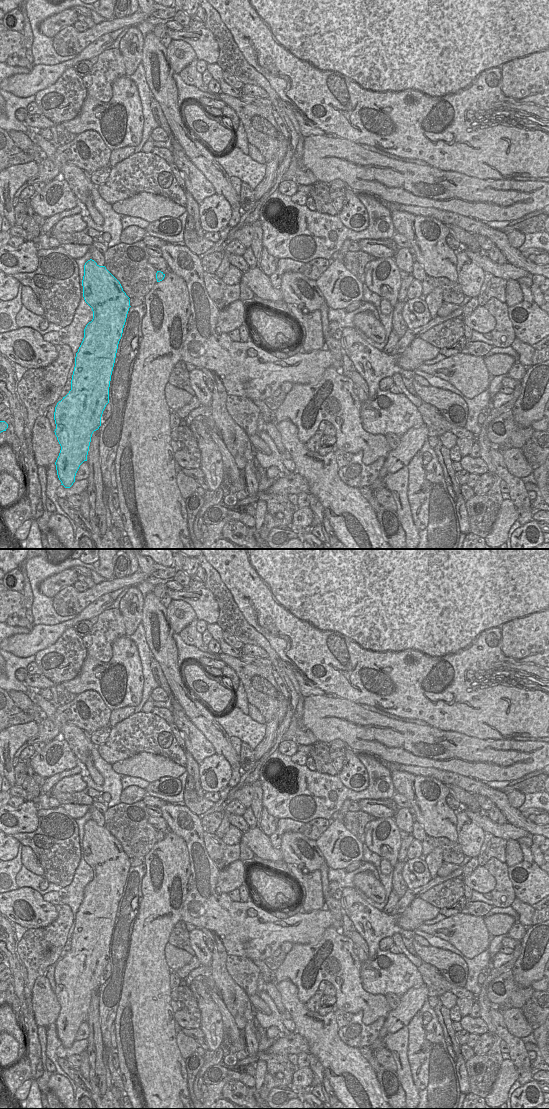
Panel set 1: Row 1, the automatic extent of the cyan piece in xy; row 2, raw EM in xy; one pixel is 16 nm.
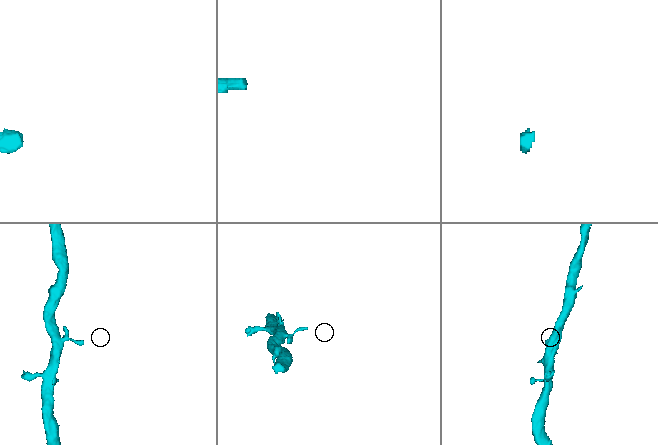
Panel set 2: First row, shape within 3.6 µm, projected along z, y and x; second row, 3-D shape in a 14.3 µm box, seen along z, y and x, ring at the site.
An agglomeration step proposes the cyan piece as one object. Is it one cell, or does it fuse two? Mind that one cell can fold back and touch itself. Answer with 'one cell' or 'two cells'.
one cell

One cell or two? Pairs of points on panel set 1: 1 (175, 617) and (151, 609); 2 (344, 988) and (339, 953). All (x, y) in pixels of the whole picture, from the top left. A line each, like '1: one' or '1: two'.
1: two
2: one

